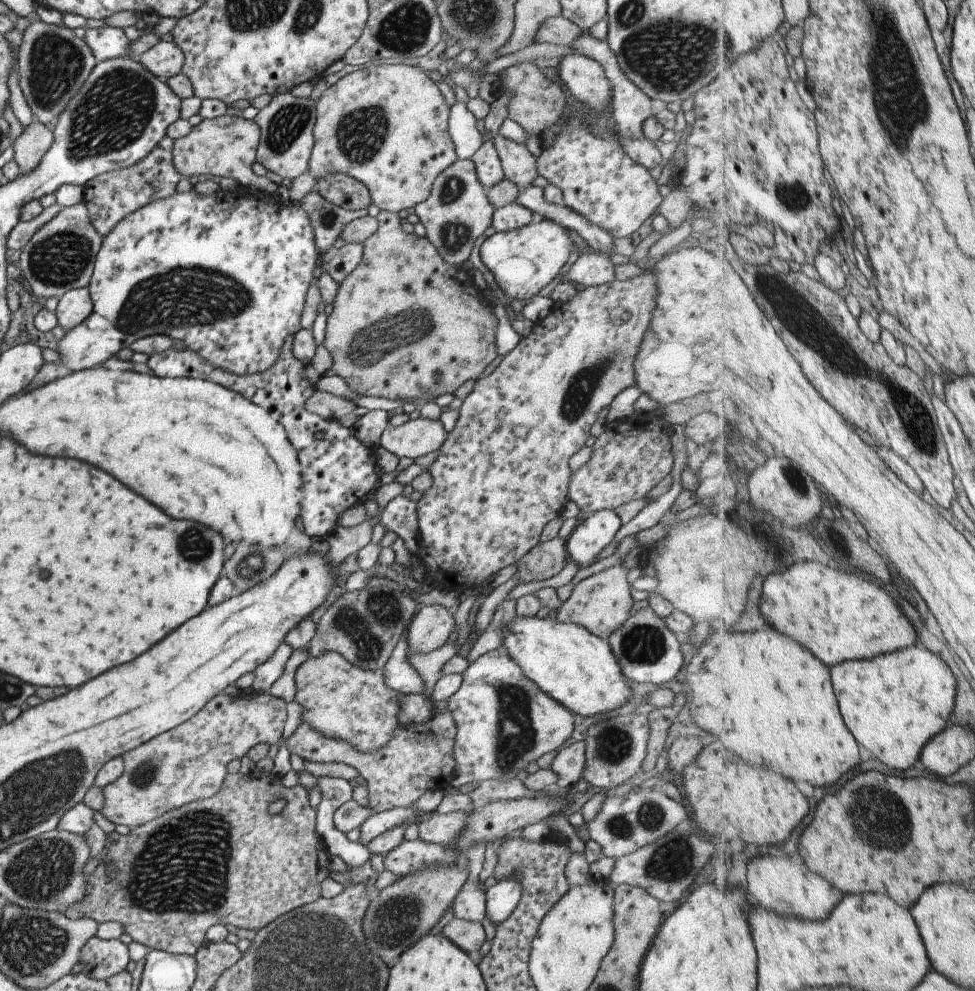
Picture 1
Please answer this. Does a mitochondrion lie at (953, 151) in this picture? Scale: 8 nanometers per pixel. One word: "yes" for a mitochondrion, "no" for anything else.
no

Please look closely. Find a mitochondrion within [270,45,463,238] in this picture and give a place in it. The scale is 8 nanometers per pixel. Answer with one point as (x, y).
(361, 134)

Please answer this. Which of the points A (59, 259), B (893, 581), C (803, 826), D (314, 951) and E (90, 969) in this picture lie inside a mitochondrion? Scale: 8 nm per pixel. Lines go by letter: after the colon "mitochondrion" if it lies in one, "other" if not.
A: mitochondrion
B: other
C: other
D: mitochondrion
E: other

